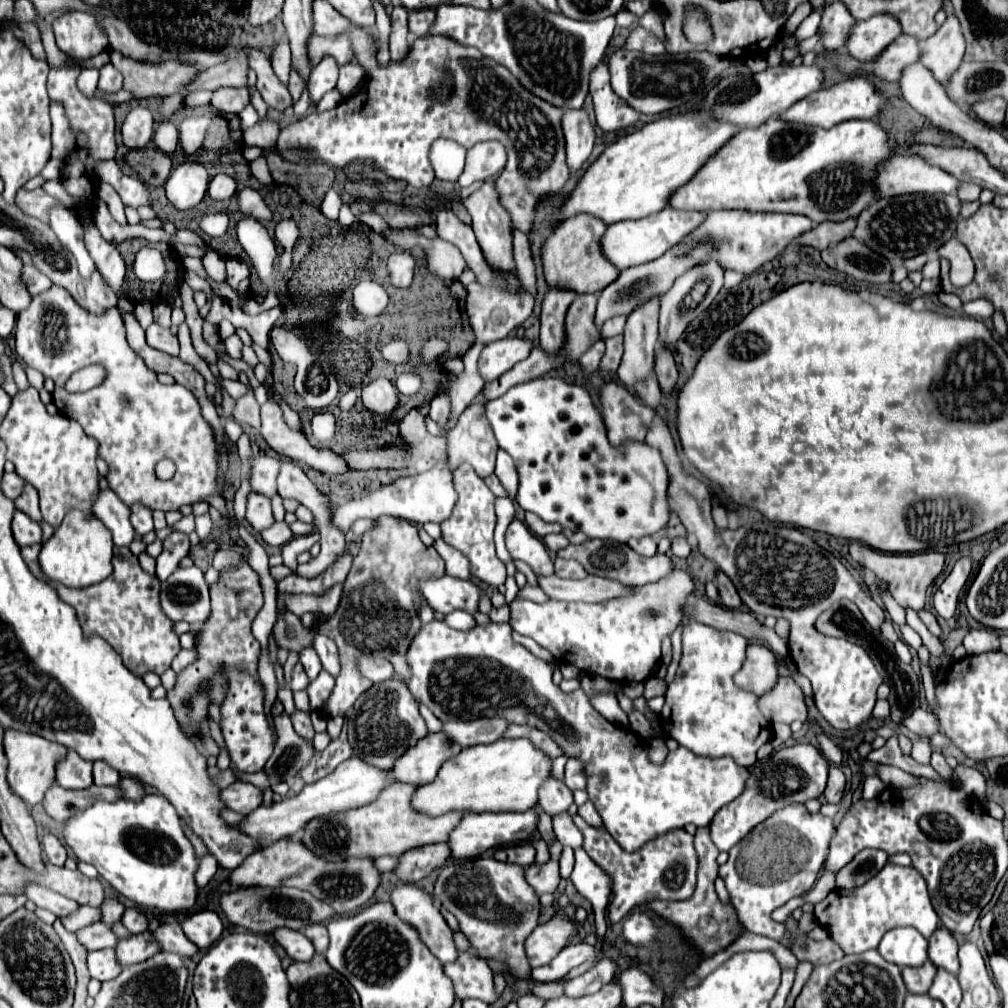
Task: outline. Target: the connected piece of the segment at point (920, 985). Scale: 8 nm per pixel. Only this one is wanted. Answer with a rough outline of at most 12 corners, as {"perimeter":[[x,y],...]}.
{"perimeter":[[903,967],[901,975],[909,993],[927,993],[937,967]]}

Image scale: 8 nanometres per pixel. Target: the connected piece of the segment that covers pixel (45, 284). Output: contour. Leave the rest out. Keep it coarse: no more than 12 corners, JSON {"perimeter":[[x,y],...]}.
{"perimeter":[[23,265],[21,283],[31,295],[51,287],[51,279]]}

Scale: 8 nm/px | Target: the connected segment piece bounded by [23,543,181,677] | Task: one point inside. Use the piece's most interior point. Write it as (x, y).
(124, 610)

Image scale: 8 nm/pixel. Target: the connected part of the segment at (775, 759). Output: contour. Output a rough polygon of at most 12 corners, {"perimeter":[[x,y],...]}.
{"perimeter":[[811,743],[749,767],[739,799],[711,821],[729,851],[791,803],[819,799],[829,761]]}

